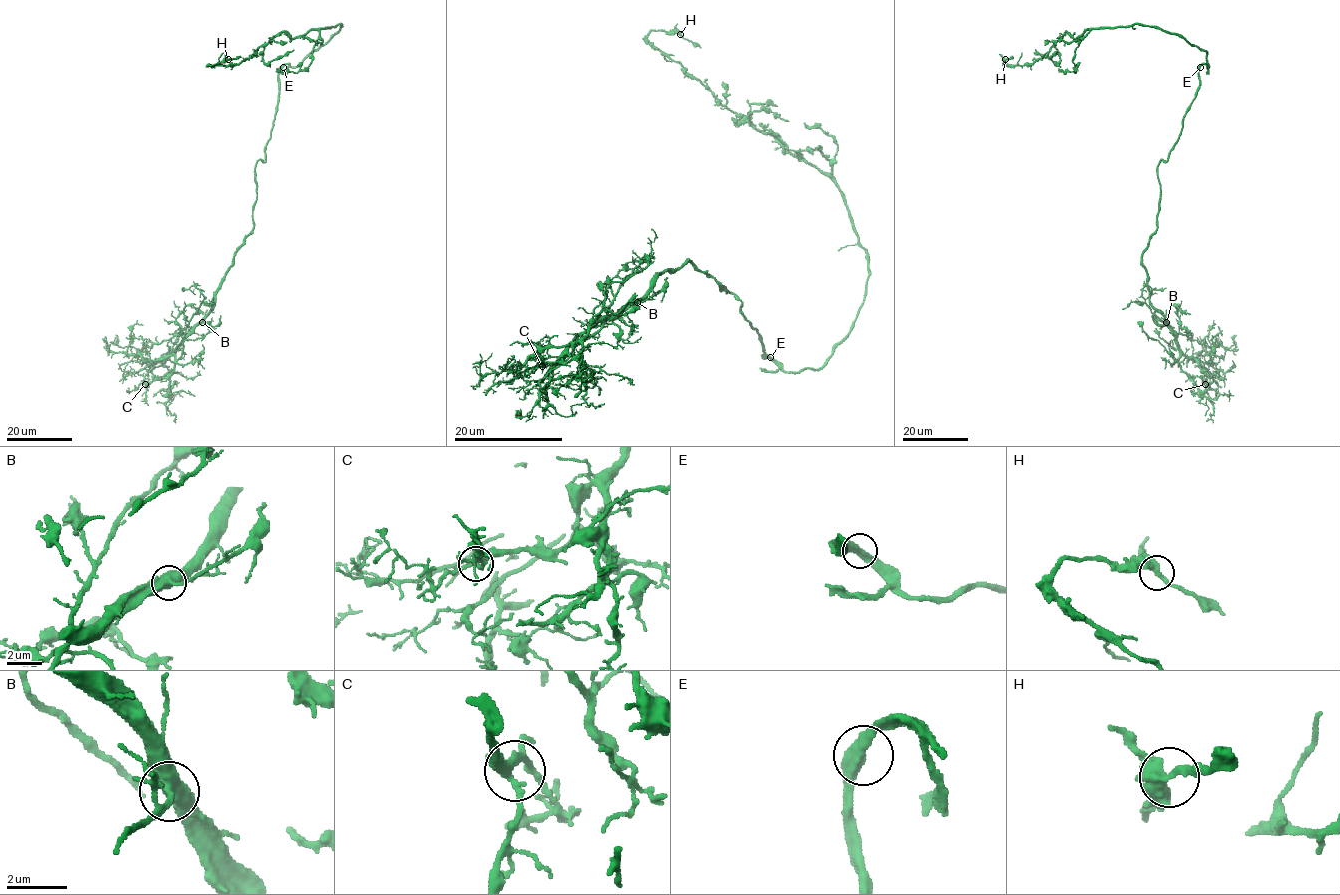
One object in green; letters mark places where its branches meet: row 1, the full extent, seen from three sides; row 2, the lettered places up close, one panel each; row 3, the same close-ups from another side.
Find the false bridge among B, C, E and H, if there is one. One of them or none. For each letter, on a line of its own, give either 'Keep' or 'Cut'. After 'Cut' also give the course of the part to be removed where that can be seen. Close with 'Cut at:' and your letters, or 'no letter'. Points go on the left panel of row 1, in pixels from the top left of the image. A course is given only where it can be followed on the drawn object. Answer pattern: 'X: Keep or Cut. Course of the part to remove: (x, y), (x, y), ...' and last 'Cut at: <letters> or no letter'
B: Keep
C: Keep
E: Keep
H: Keep
Cut at: no letter

